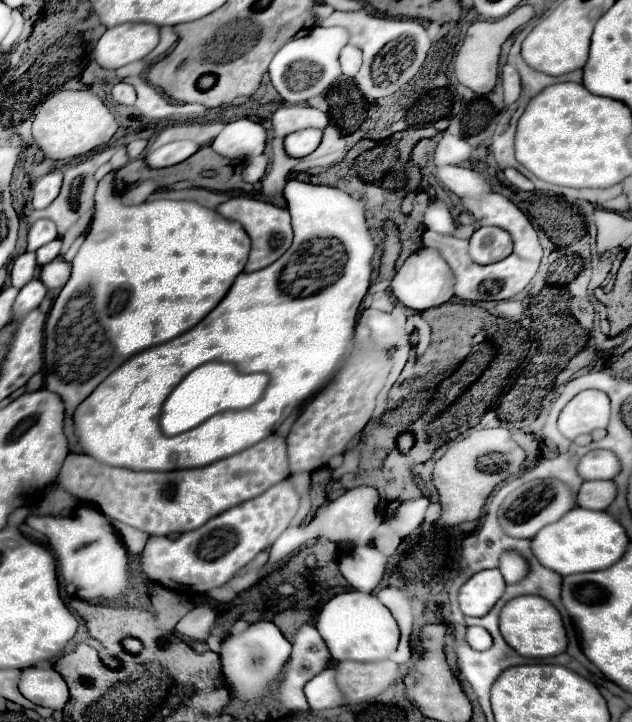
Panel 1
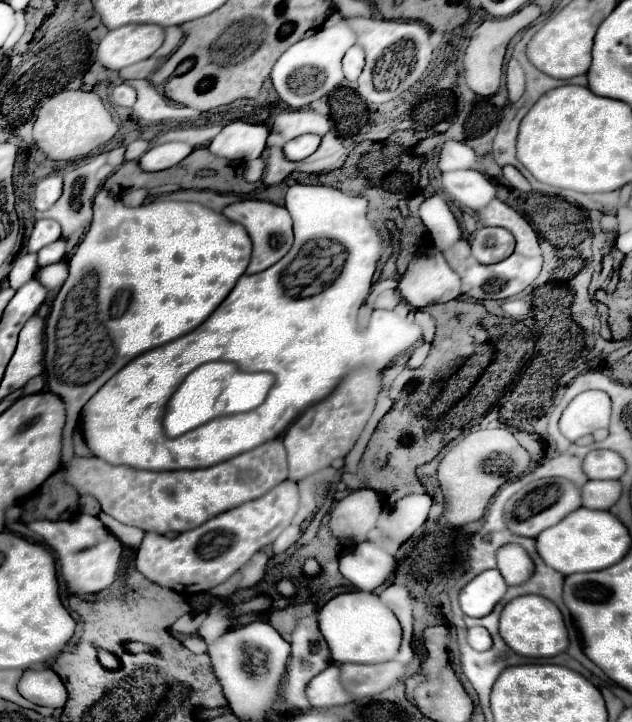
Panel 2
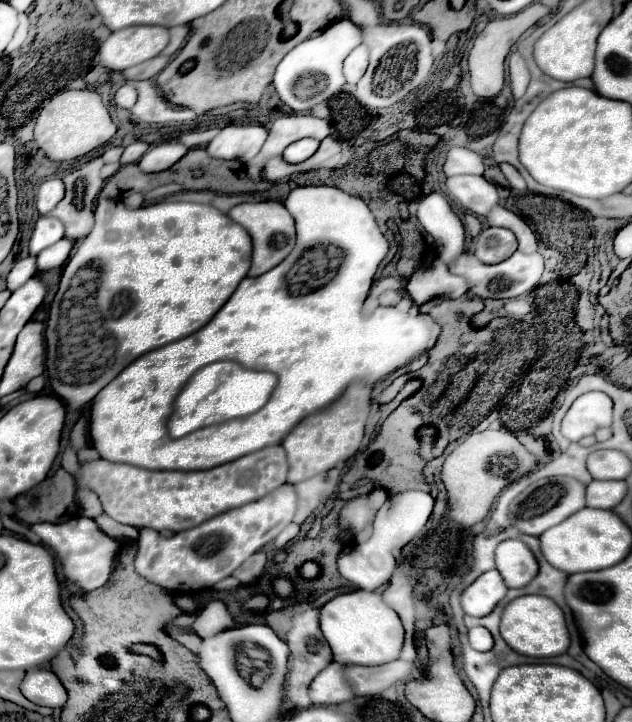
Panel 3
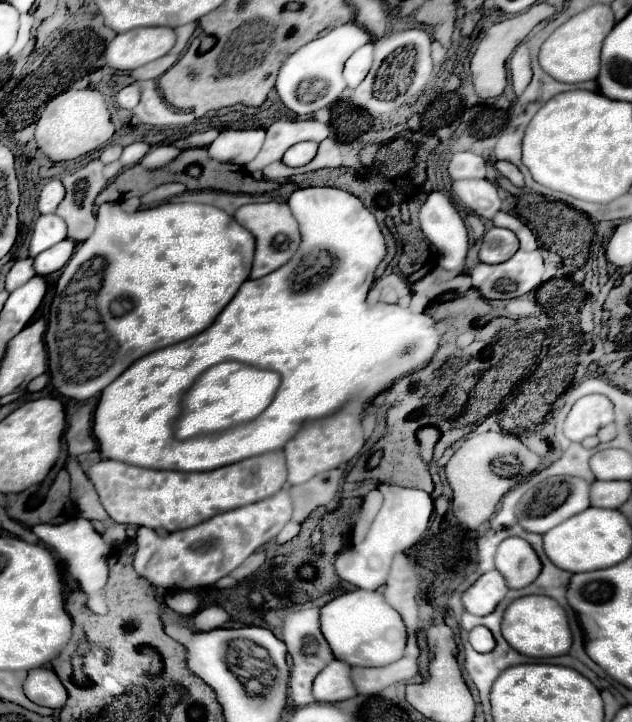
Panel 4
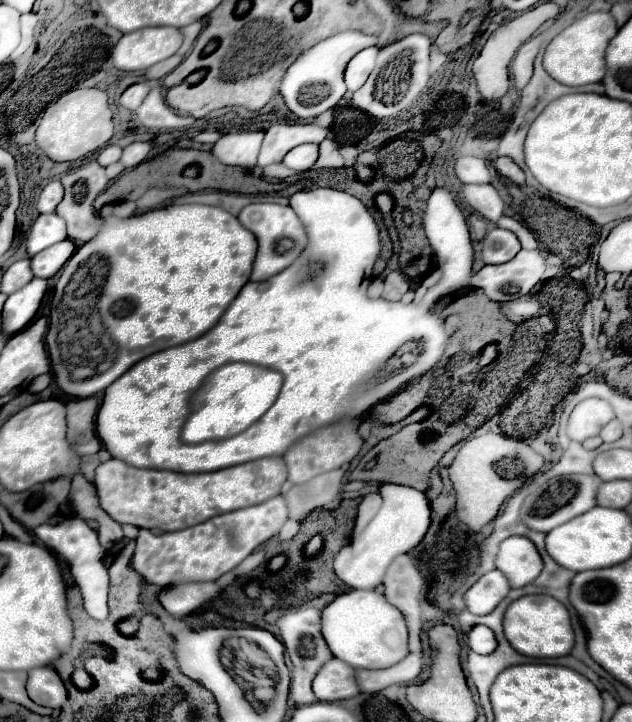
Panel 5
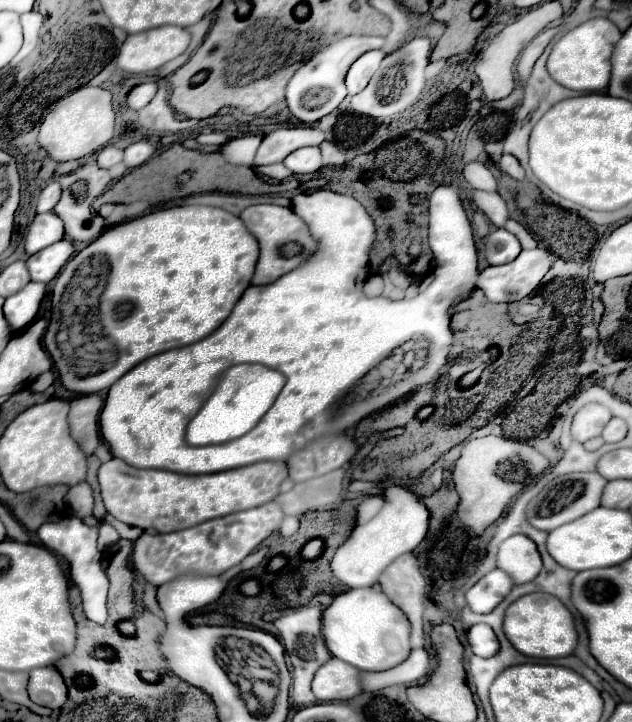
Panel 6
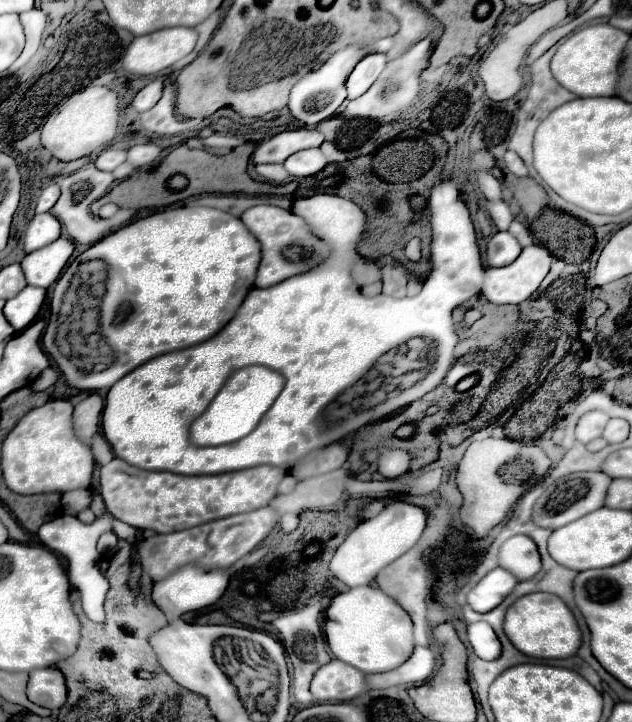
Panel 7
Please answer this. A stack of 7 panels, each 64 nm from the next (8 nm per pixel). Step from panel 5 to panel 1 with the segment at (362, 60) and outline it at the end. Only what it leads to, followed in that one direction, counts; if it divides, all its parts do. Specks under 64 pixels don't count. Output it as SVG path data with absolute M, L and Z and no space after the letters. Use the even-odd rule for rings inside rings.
M344 46L340 52L340 64L342 64L342 72L344 76L352 78L358 70L360 70L360 50L356 46Z

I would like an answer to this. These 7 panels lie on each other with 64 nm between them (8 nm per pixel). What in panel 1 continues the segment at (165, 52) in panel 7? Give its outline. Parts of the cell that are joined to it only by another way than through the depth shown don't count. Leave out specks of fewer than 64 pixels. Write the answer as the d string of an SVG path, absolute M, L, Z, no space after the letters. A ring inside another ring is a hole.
M120 24L108 28L92 52L102 68L116 70L130 62L142 60L158 44L158 26L154 24Z

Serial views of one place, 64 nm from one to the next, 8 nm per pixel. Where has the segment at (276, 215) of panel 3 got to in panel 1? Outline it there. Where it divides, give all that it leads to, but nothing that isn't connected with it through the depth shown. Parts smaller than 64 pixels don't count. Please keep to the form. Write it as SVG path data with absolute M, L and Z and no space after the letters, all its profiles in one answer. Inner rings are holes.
M234 196L226 202L222 202L216 208L218 214L226 216L228 220L236 220L242 224L242 228L248 232L250 240L252 240L252 250L250 250L250 258L246 264L246 272L256 272L262 270L264 266L270 266L272 262L276 262L292 244L292 226L290 226L290 214L284 208L278 208L274 204L256 200L256 198L248 198L248 196Z

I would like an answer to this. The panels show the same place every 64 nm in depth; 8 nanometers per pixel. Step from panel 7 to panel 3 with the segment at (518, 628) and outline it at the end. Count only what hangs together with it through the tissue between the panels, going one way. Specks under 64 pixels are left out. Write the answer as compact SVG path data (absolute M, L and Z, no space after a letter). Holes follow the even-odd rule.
M520 596L512 600L504 612L500 622L500 634L506 644L516 650L518 654L532 656L532 658L552 658L560 656L570 646L570 634L566 630L564 614L558 604L546 596Z

